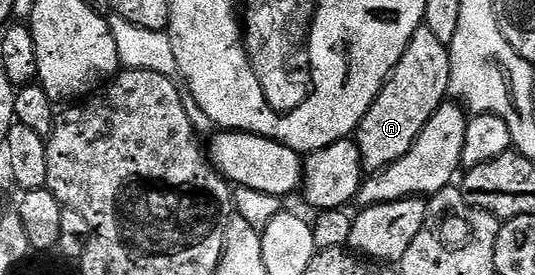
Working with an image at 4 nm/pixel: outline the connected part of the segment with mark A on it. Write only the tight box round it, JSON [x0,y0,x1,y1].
[354,24,450,175]

